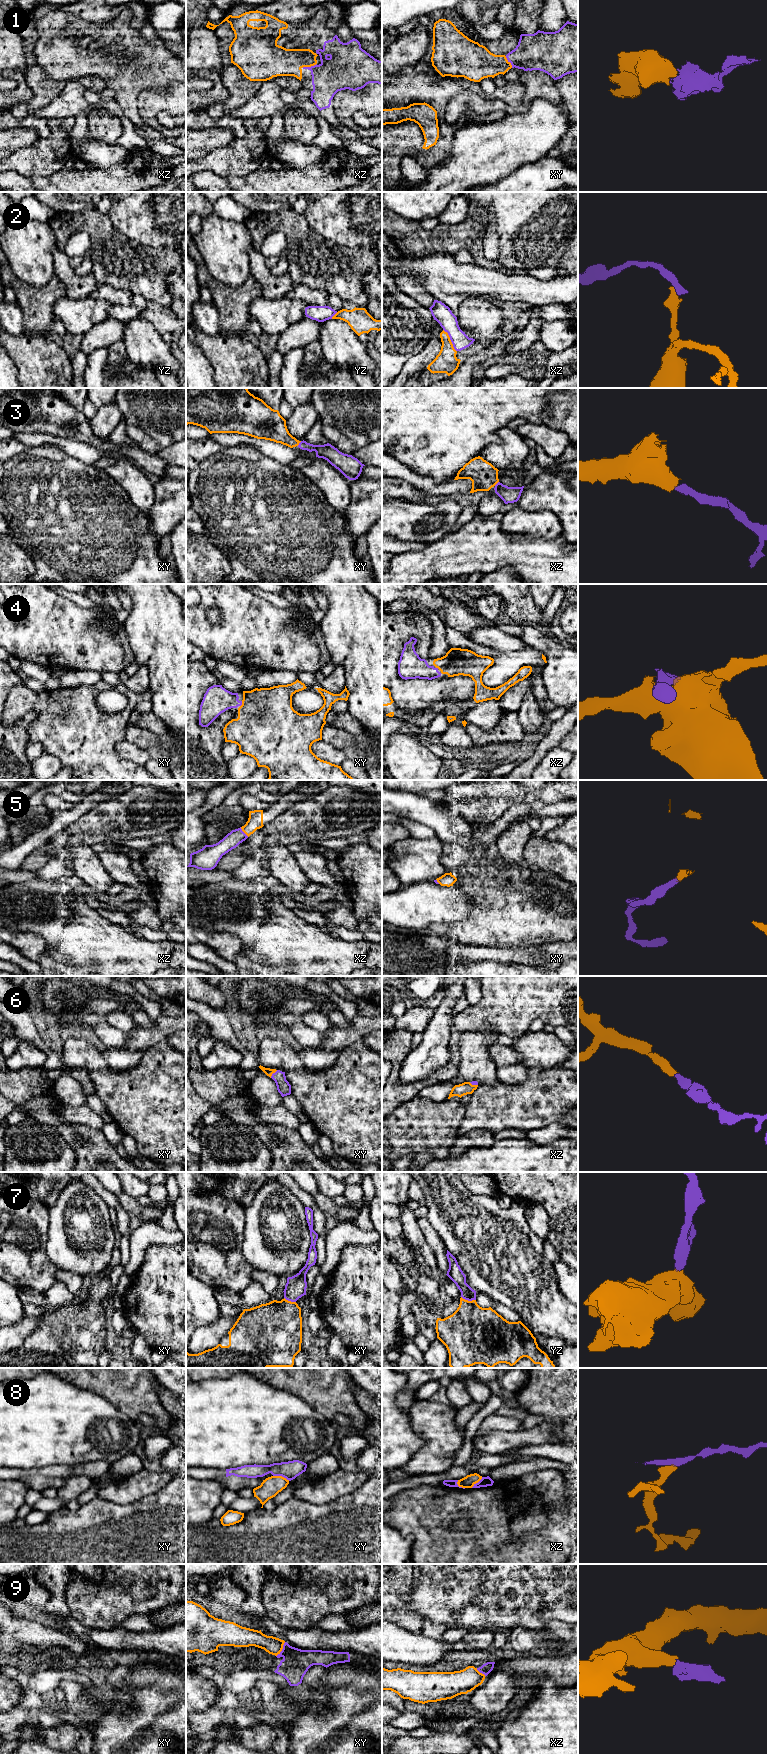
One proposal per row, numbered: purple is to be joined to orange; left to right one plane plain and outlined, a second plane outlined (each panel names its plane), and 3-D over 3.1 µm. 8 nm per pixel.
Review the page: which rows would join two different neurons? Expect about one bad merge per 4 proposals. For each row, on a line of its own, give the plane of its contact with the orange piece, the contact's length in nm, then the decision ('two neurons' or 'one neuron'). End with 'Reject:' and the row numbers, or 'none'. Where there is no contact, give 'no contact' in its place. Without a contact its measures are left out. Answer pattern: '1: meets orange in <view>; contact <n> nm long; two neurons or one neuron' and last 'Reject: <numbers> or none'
1: meets orange in xz; contact 120 nm long; one neuron
2: meets orange in xz; contact 220 nm long; two neurons
3: meets orange in xy; contact 50 nm long; one neuron
4: meets orange in xy; contact 50 nm long; one neuron
5: meets orange in xz; contact 100 nm long; one neuron
6: meets orange in xy; contact 90 nm long; one neuron
7: meets orange in yz; contact 120 nm long; one neuron
8: meets orange in xy; contact 140 nm long; two neurons
9: meets orange in xy; contact 140 nm long; two neurons
Reject: 2, 8, 9

